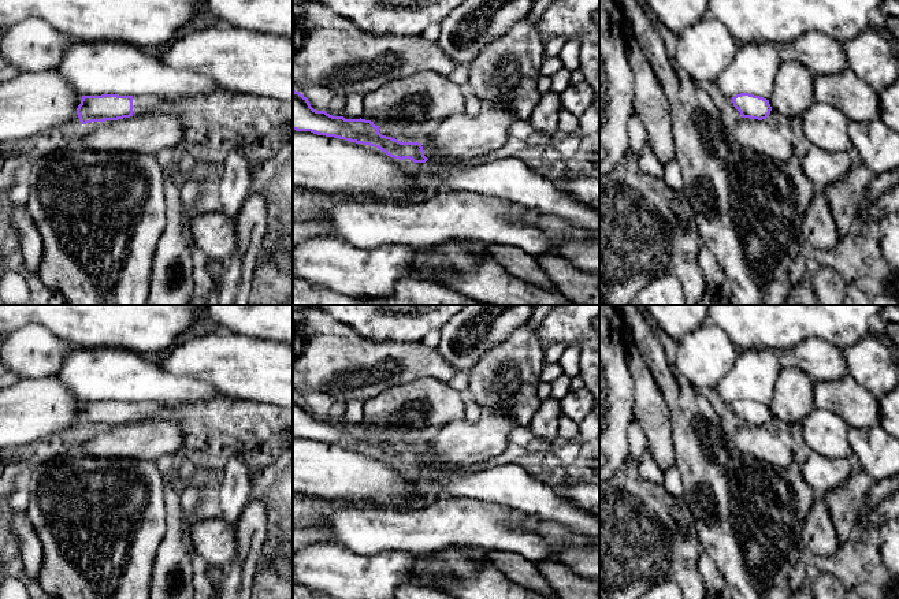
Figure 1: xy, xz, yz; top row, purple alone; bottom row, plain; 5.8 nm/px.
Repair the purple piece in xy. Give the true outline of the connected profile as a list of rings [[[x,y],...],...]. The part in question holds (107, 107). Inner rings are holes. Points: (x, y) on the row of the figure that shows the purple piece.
[[[82,96],[77,114],[81,124],[118,120],[156,112],[163,100],[155,96]]]

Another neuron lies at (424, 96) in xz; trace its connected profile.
[[[435,71],[385,82],[363,98],[361,119],[375,126],[389,120],[427,122],[465,112],[467,89]]]

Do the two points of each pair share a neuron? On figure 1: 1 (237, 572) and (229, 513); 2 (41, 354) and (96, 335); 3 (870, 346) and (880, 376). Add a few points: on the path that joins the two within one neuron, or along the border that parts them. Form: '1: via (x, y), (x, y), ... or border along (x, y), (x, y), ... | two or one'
1: border along (251, 498), (236, 525) | two
2: border along (41, 327), (64, 339), (73, 348) | two
3: via (870, 353), (870, 363), (876, 369) | one

